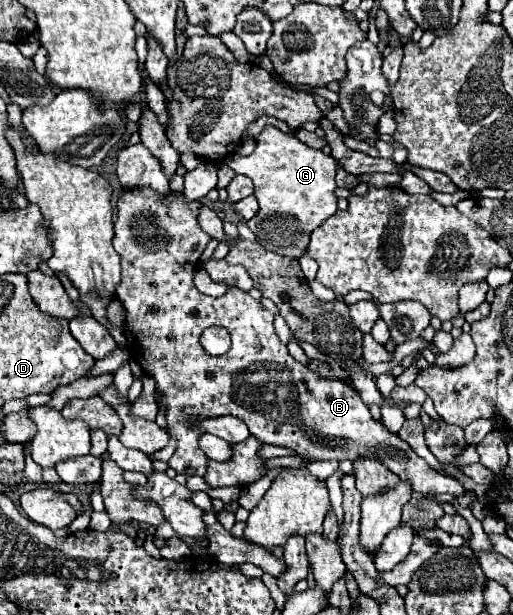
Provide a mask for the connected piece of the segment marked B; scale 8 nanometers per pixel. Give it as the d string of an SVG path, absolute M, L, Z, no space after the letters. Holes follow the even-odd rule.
M142 188L142 190L124 190L122 196L120 196L120 200L118 200L118 220L116 220L116 224L114 224L114 232L116 232L116 234L114 234L112 244L114 244L114 250L116 250L116 252L120 254L120 258L122 258L122 282L120 282L118 288L116 288L116 298L122 302L124 310L126 310L126 326L124 326L126 348L130 348L130 356L132 356L134 360L138 360L138 364L142 366L142 370L144 370L148 376L154 376L154 380L156 380L156 390L162 394L162 402L164 402L166 408L168 408L168 412L166 412L168 432L170 432L172 438L176 440L176 450L174 450L172 458L168 460L168 464L170 464L178 474L184 474L184 476L192 476L192 474L202 476L202 474L206 472L206 460L208 460L208 458L206 458L206 454L200 452L200 446L198 446L198 438L200 438L202 432L200 432L200 430L190 430L190 428L188 428L188 418L192 418L192 420L202 420L202 418L214 418L214 416L232 414L232 416L236 416L236 418L240 418L240 420L248 426L250 434L256 436L256 438L260 438L264 444L276 444L276 446L292 448L298 456L302 456L302 458L306 458L306 460L308 460L308 458L310 458L310 460L344 460L344 458L348 458L348 460L356 462L356 460L360 460L360 458L372 458L372 460L382 462L388 470L392 470L394 474L398 474L400 480L408 482L408 484L412 486L412 490L416 490L416 492L420 492L420 494L424 494L424 496L426 496L426 494L444 494L444 492L450 492L450 494L458 496L458 494L464 492L464 488L460 486L460 482L458 482L456 478L446 476L446 474L440 474L438 470L430 468L430 466L410 448L408 442L404 442L398 434L392 434L382 422L374 420L374 418L370 416L368 406L362 404L360 396L358 396L348 384L344 384L344 382L340 382L340 380L336 380L336 378L318 376L318 374L310 372L304 364L296 362L296 360L288 354L286 344L282 344L282 342L278 340L278 336L274 334L274 326L272 326L274 316L272 316L268 310L264 310L262 304L260 304L258 300L254 300L248 292L242 292L242 290L238 290L238 288L228 288L228 292L226 292L224 296L220 296L220 298L212 298L212 296L206 296L206 294L198 292L196 286L192 284L192 274L194 274L196 268L198 268L198 258L200 258L202 250L204 250L206 244L210 242L210 236L208 236L208 234L198 226L198 222L196 222L200 202L196 202L196 200L194 200L194 202L186 202L186 200L178 198L176 202L172 202L172 204L166 206L166 204L162 202L162 198L164 198L164 196L158 198L158 194L154 194L152 190L146 190L146 188ZM208 326L222 326L222 328L226 328L226 330L230 332L230 336L232 336L232 346L230 346L230 350L228 350L226 354L222 354L222 356L212 356L212 354L208 354L208 352L200 346L200 342L198 342L198 340L200 340L200 332L204 332Z

